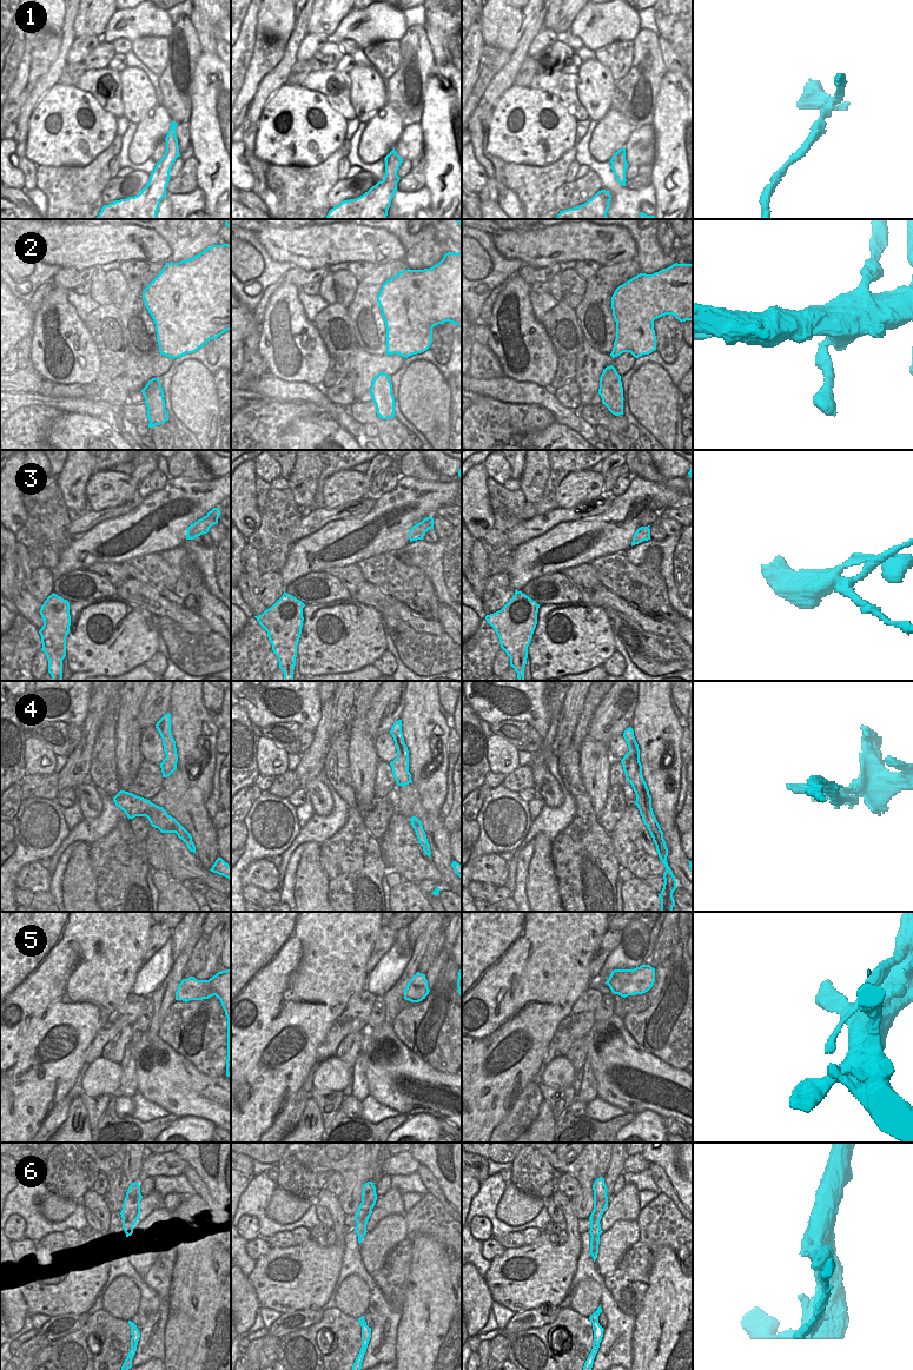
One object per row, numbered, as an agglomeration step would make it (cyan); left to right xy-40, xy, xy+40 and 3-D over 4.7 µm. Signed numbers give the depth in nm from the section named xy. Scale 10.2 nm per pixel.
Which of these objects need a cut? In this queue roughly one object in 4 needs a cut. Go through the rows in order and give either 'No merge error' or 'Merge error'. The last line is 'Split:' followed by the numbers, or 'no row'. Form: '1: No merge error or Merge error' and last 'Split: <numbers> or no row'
1: Merge error
2: No merge error
3: No merge error
4: Merge error
5: No merge error
6: Merge error
Split: 1, 4, 6

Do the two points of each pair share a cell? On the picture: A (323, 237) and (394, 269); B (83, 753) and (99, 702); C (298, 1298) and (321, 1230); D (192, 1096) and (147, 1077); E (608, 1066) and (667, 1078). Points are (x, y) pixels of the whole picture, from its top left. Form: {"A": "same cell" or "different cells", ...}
{"A": "different cells", "B": "same cell", "C": "different cells", "D": "same cell", "E": "same cell"}

